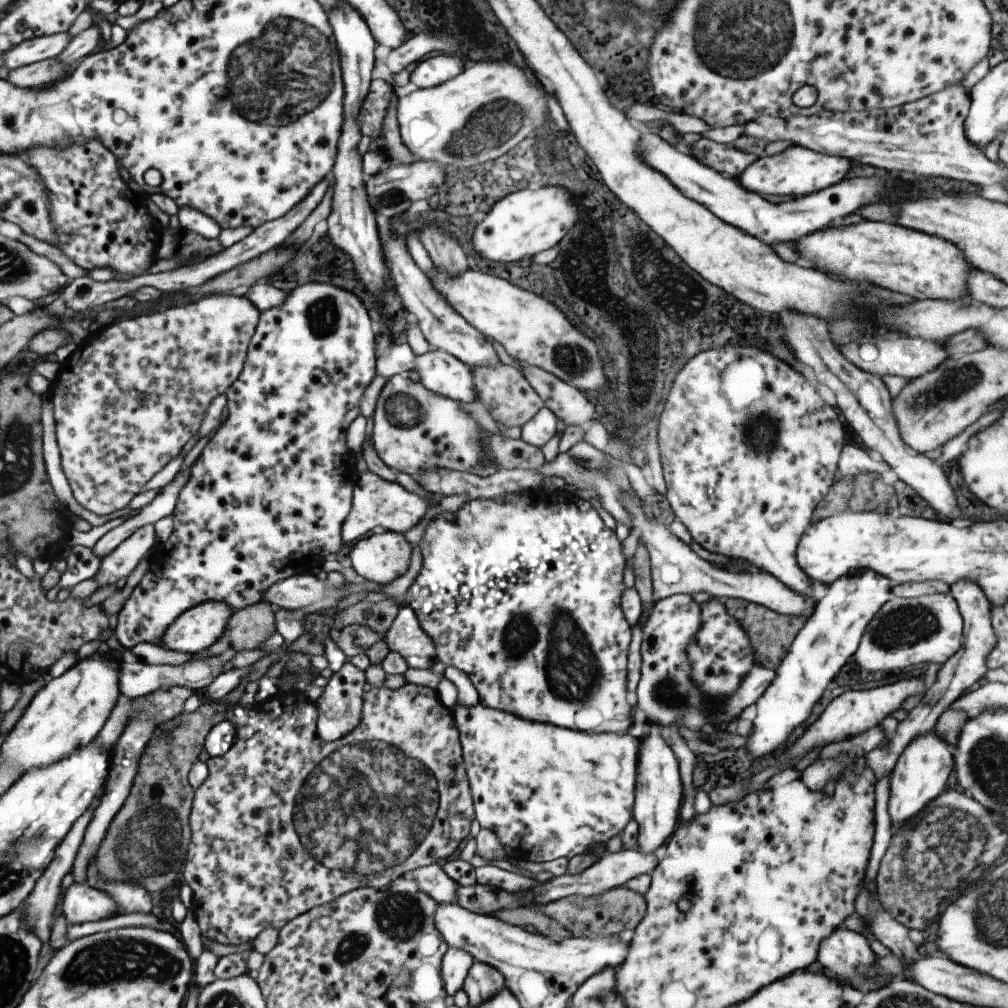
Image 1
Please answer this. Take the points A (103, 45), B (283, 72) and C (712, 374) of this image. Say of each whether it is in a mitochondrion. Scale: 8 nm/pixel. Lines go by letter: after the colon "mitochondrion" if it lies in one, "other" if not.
A: other
B: mitochondrion
C: other

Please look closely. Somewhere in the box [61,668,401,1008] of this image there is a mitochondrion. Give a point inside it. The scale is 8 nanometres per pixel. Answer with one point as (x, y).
(147, 845)

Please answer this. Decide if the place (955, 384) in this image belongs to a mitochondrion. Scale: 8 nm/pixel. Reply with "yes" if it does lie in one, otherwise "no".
yes

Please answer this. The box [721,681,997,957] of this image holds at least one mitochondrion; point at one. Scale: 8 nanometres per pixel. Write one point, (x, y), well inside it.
(947, 838)

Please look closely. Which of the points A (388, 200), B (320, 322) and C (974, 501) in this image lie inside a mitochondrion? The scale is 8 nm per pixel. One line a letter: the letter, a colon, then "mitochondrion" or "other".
A: mitochondrion
B: mitochondrion
C: other

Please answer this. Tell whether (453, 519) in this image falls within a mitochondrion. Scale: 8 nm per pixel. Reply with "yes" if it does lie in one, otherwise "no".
no

